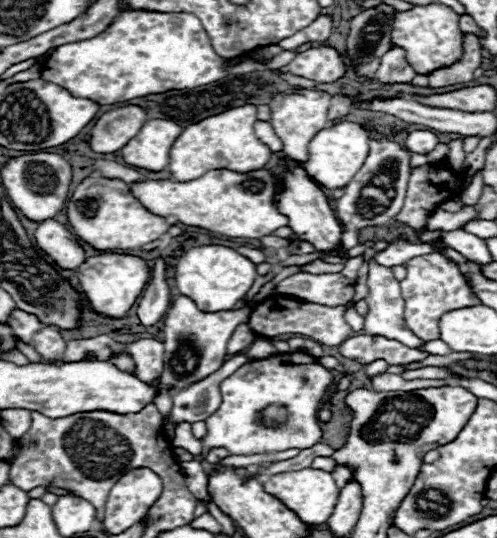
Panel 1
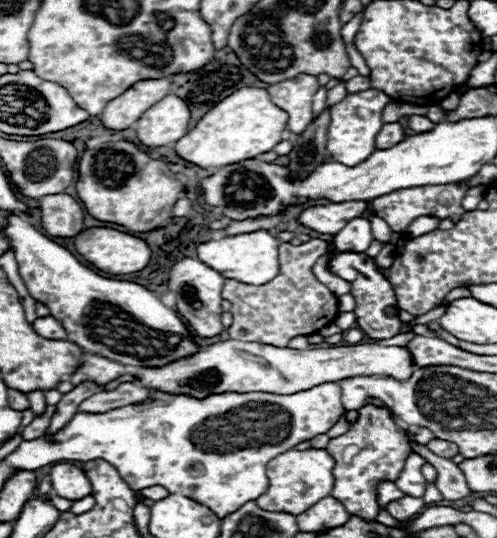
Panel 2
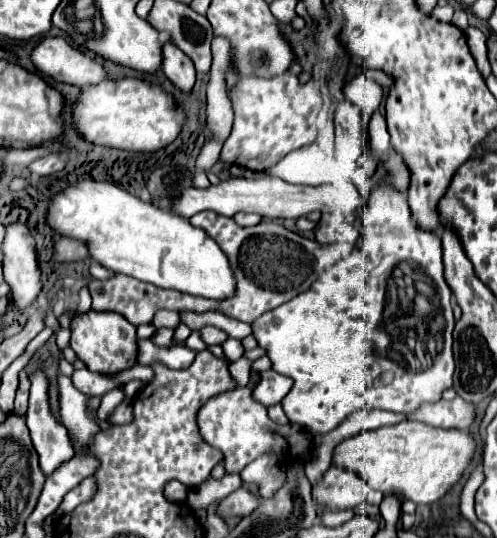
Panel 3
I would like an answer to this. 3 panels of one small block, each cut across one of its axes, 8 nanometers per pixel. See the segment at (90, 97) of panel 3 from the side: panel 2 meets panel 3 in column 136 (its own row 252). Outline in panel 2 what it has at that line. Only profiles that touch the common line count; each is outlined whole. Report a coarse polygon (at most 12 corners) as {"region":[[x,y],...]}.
{"region":[[86,228],[76,250],[110,274],[148,266],[150,246],[114,228]]}

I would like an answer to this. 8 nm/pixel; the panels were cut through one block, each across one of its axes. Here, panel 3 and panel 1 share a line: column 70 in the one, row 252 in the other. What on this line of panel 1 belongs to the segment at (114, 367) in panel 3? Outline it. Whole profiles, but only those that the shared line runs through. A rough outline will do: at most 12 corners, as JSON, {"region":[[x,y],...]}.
{"region":[[288,162],[276,196],[288,226],[316,252],[342,250],[324,192]]}

